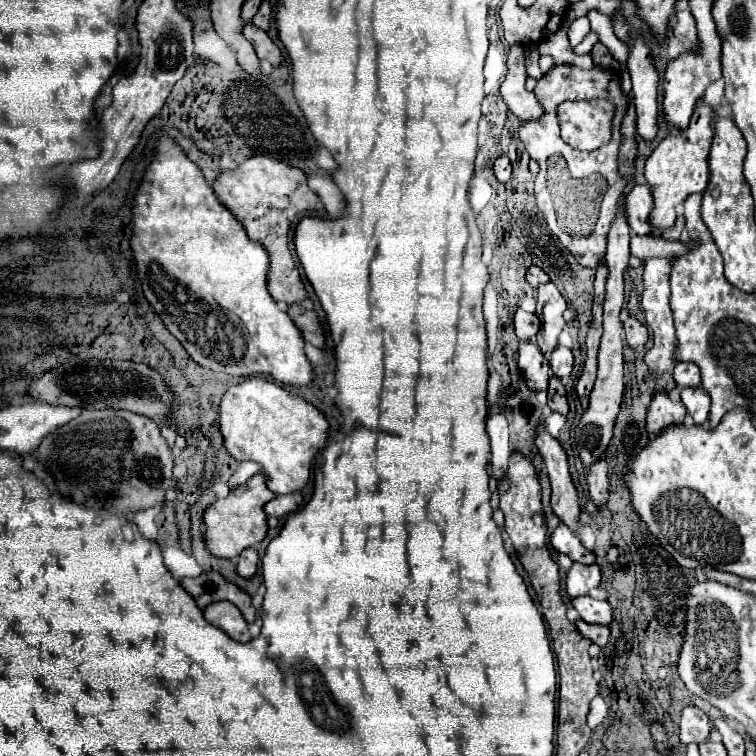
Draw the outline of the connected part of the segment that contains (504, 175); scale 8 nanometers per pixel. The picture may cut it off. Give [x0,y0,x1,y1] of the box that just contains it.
[493,155,511,183]

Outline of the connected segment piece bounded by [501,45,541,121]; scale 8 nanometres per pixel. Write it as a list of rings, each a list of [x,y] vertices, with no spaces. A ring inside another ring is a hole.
[[[513,45],[507,53],[507,77],[501,85],[501,97],[507,107],[523,121],[541,117],[541,103],[535,99],[531,91],[525,89],[525,63],[523,63],[523,47]]]

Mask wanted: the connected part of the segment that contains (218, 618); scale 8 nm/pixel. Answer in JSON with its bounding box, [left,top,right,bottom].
[203,601,251,643]

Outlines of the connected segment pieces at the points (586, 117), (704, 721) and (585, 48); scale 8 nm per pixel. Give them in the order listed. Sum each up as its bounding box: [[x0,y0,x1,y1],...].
[[559,99,615,151],[679,707,711,745],[573,31,599,55]]

